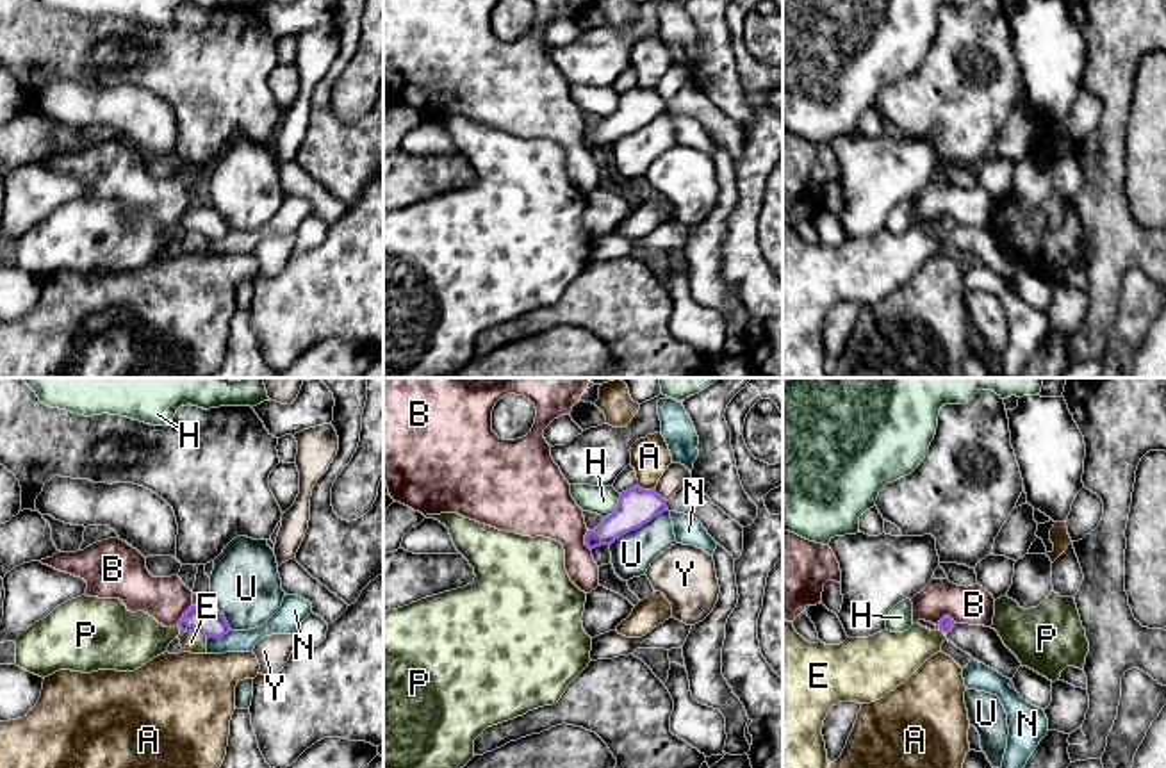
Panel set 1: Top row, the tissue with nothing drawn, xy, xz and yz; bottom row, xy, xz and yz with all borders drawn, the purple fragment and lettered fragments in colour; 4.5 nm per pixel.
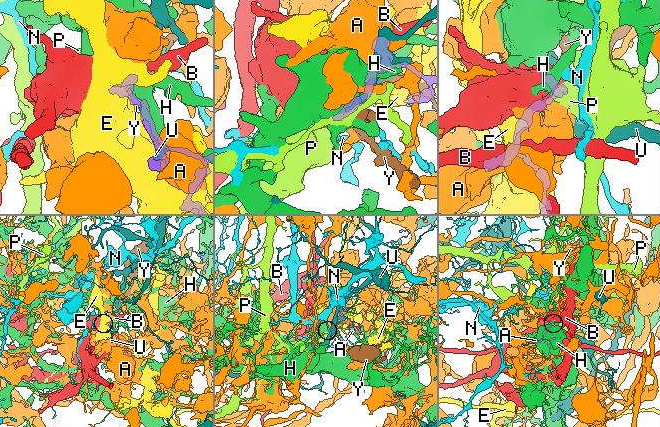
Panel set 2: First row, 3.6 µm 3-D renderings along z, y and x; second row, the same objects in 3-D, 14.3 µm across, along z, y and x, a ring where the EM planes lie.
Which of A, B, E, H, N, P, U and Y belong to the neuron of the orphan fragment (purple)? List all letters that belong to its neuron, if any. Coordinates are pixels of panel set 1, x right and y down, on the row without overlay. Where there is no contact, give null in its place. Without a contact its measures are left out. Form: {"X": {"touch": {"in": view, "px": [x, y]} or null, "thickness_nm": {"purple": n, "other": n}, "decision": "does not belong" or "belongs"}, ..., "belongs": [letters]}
{"A": {"touch": {"in": "xz", "px": [646, 91]}, "thickness_nm": {"purple": 170, "other": 180}, "decision": "does not belong"}, "B": {"touch": {"in": "xz", "px": [585, 141]}, "thickness_nm": {"purple": 150, "other": 280}, "decision": "does not belong"}, "E": {"touch": {"in": "xy", "px": [195, 232]}, "thickness_nm": {"purple": 140, "other": 100}, "decision": "does not belong"}, "H": {"touch": {"in": "xz", "px": [615, 109]}, "thickness_nm": {"purple": 170, "other": 130}, "decision": "does not belong"}, "N": {"touch": {"in": "xy", "px": [218, 237]}, "thickness_nm": {"purple": 140, "other": 100}, "decision": "does not belong"}, "P": {"touch": {"in": "xy", "px": [179, 227]}, "thickness_nm": {"purple": 140, "other": 260}, "decision": "belongs"}, "U": {"touch": {"in": "xz", "px": [639, 127]}, "thickness_nm": {"purple": 170, "other": 190}, "decision": "does not belong"}, "Y": {"touch": {"in": "xz", "px": [660, 97]}, "thickness_nm": {"purple": 170, "other": 100}, "decision": "does not belong"}, "belongs": ["P"]}

